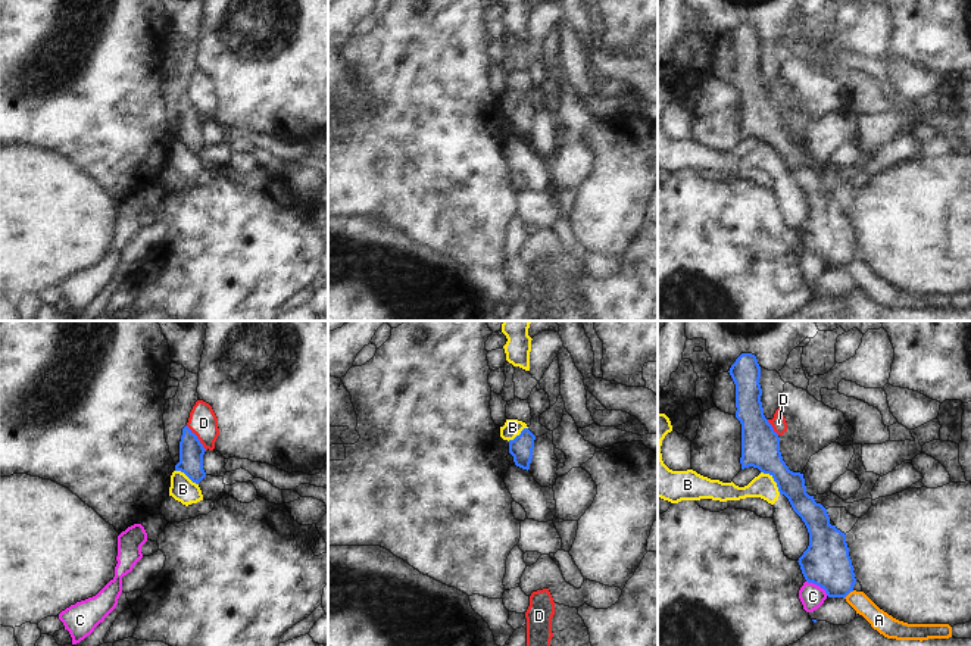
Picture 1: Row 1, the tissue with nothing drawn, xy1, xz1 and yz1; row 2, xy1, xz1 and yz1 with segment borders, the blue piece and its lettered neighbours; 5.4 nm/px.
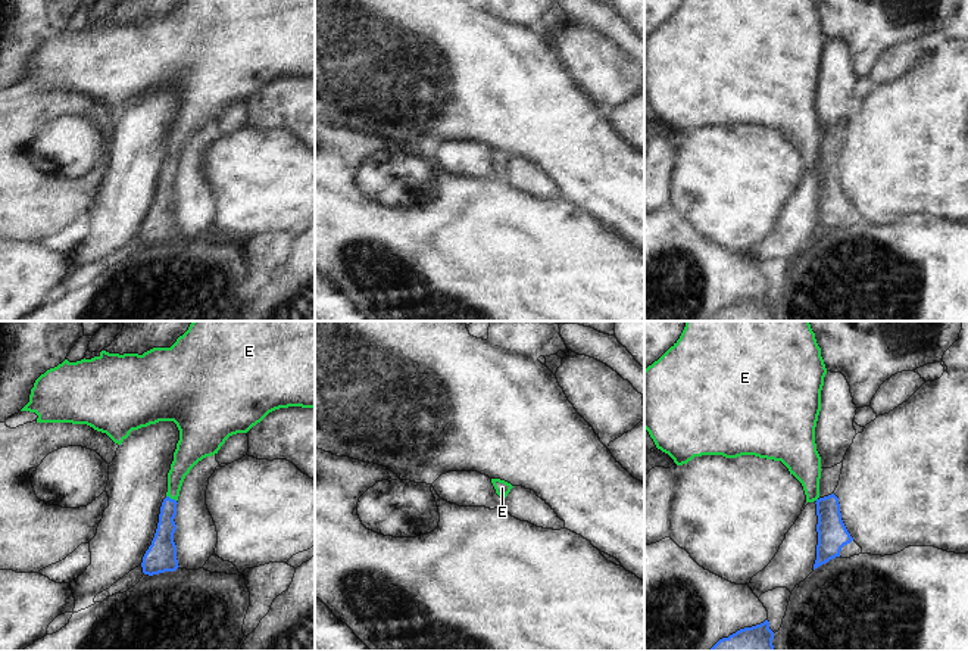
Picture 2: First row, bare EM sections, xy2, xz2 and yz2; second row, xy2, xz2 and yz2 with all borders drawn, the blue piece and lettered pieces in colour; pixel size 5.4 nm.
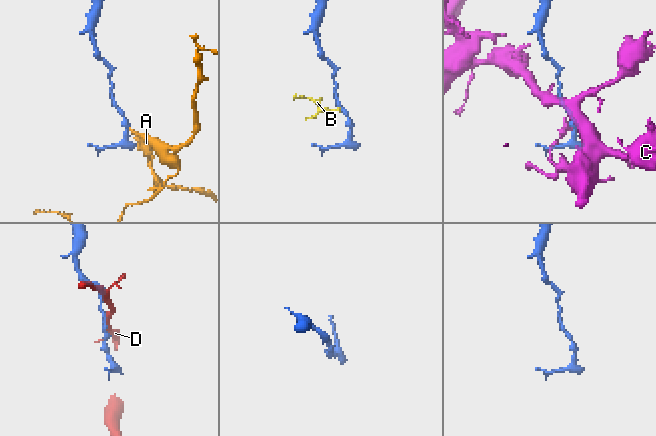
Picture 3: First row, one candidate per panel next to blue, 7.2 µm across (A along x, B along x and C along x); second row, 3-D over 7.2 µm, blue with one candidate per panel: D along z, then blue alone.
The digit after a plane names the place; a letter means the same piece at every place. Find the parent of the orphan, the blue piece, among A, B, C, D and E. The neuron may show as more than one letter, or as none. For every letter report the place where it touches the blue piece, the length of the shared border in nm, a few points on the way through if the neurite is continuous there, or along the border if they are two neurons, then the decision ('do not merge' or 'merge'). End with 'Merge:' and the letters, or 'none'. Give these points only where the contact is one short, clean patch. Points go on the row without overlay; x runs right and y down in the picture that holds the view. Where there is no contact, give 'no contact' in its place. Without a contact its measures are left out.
A: yz1 (848, 264) | 80 nm | along yz1 (854, 261), (843, 268) | do not merge
B: yz1 (774, 150) | 170 nm | along yz1 (761, 142), (773, 149), (780, 164) | do not merge
C: yz1 (818, 255) | 150 nm | along yz1 (806, 250), (818, 255), (827, 265) | do not merge
D: xy1 (196, 108) | 180 nm | do not merge
E: xy2 (169, 168) | 70 nm | across xy2 (162, 212), (169, 168), (175, 146), (186, 125) | merge
Merge: E

